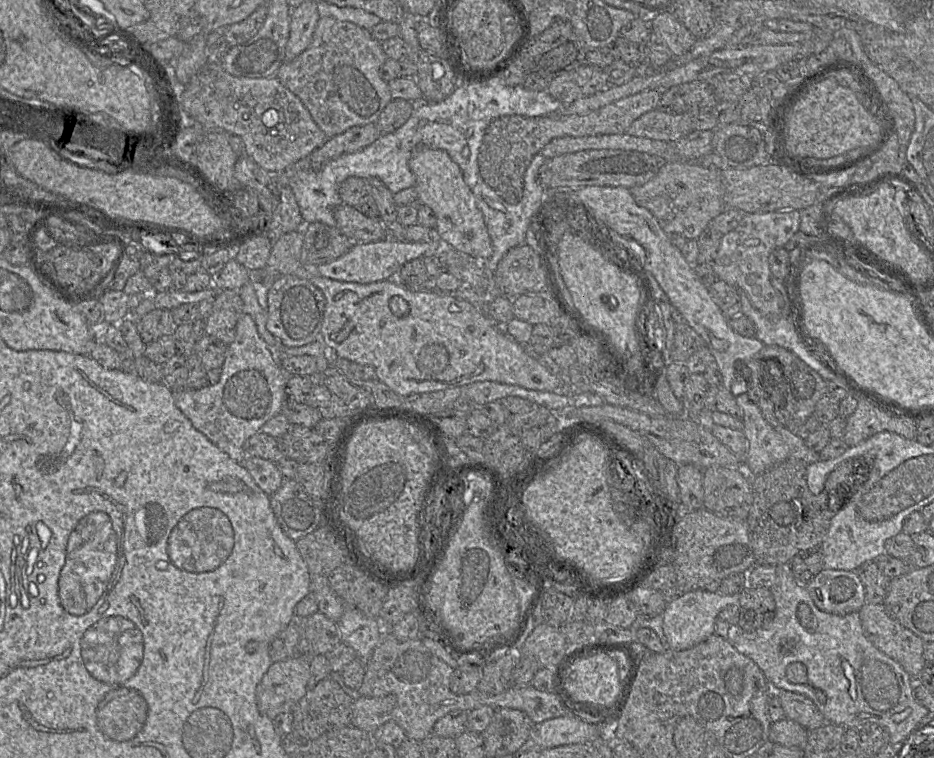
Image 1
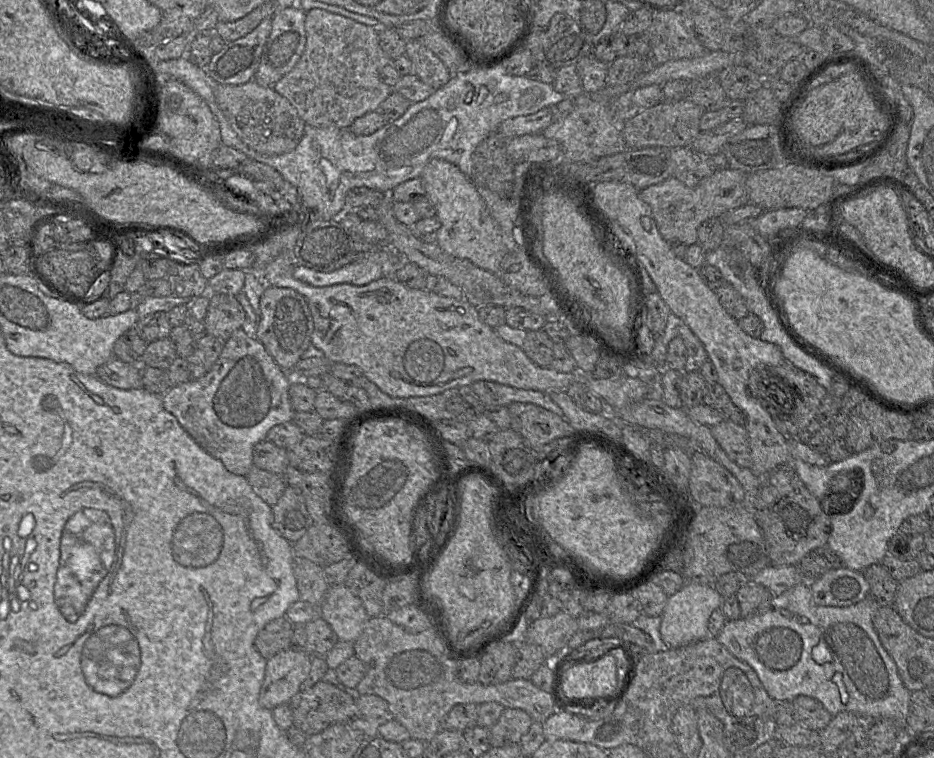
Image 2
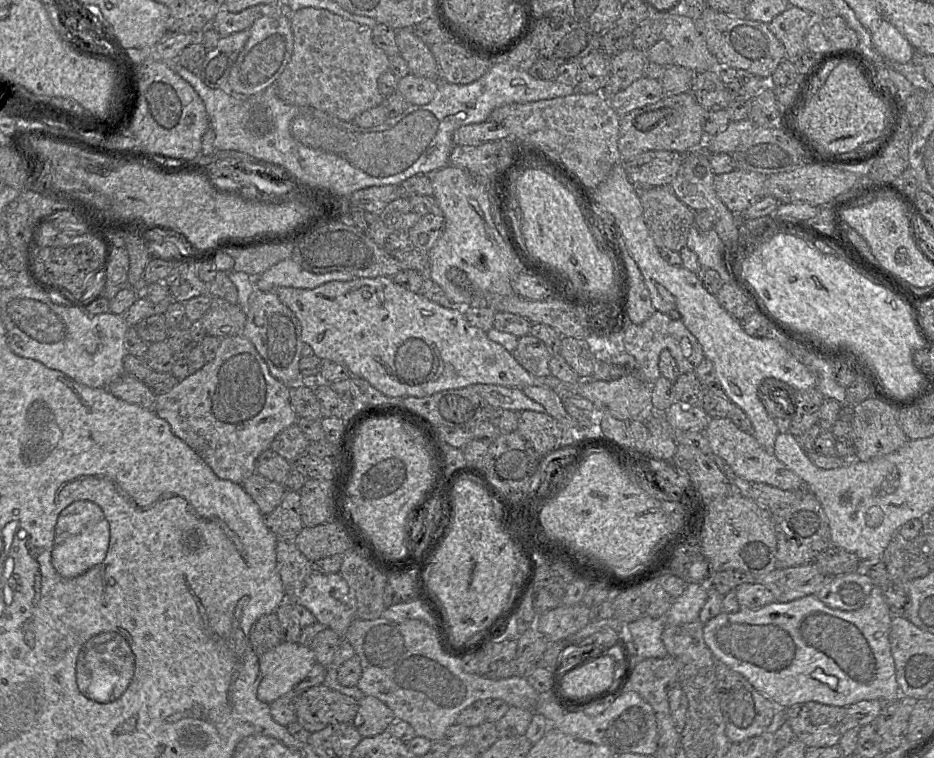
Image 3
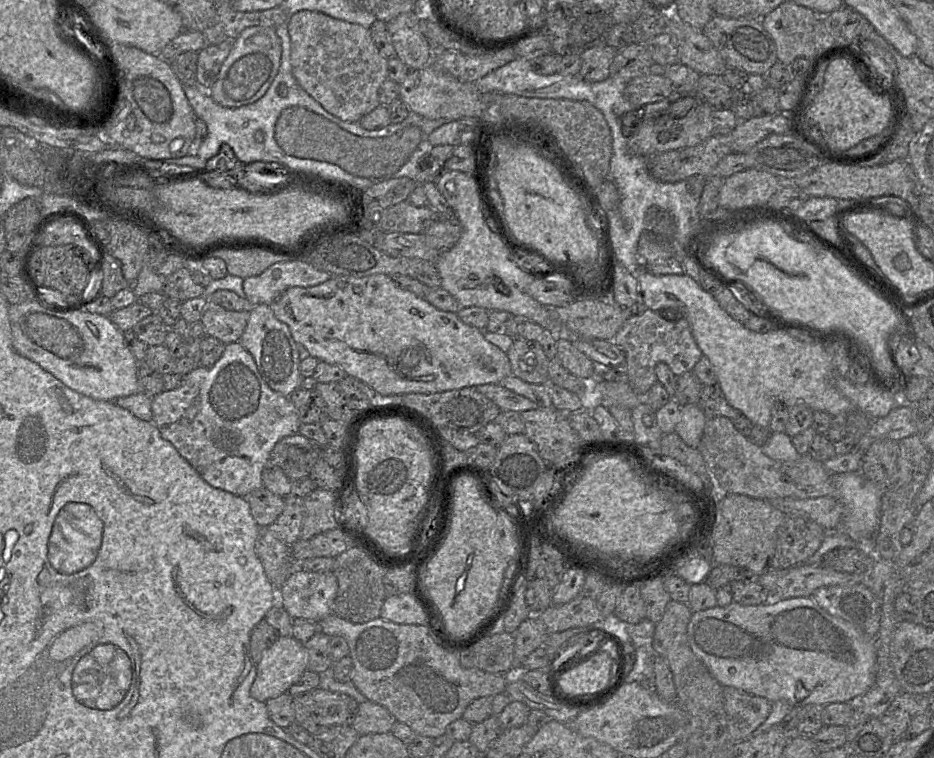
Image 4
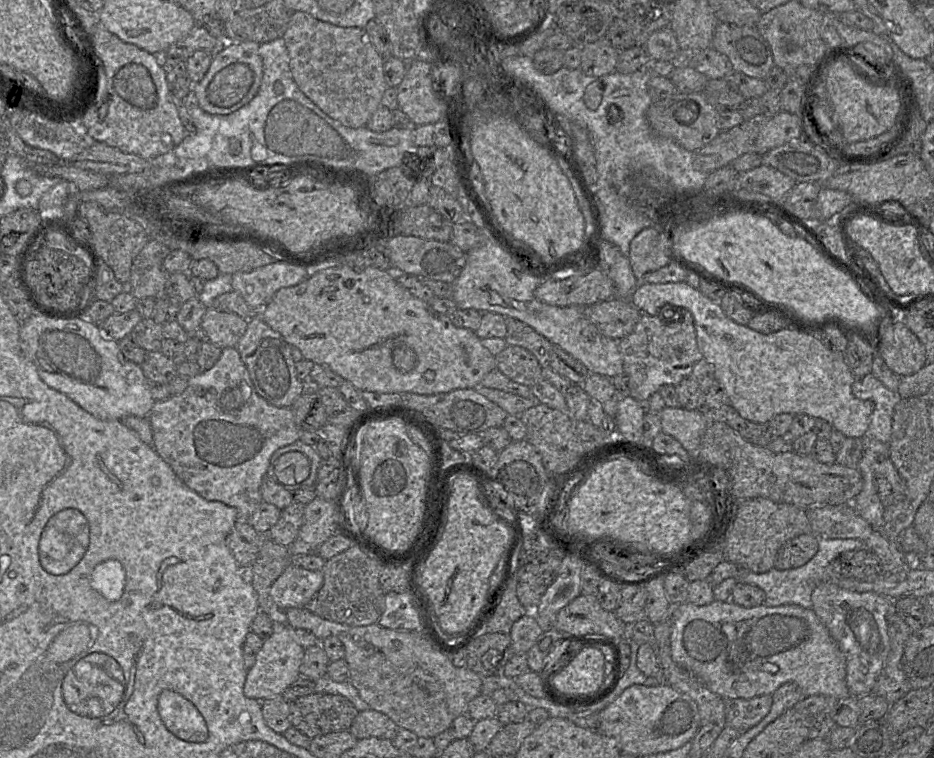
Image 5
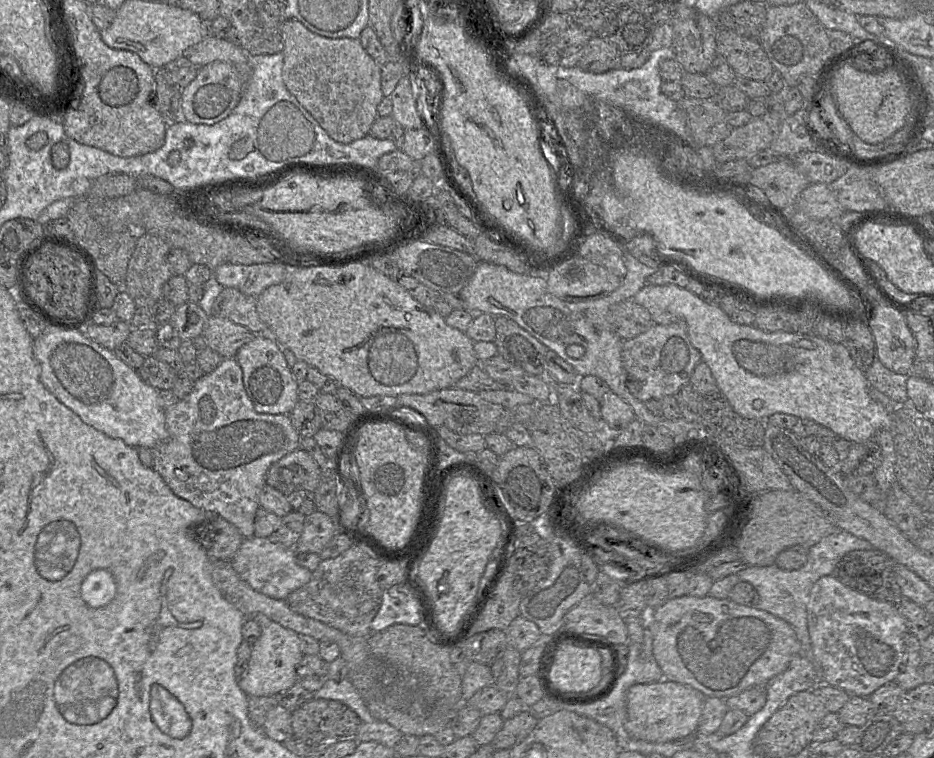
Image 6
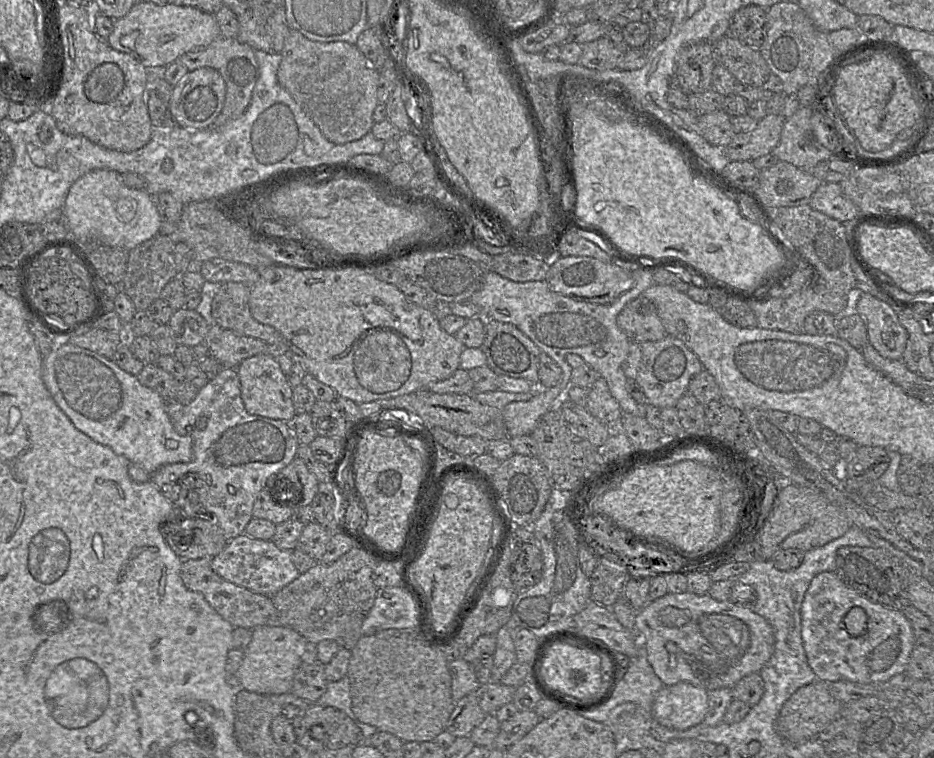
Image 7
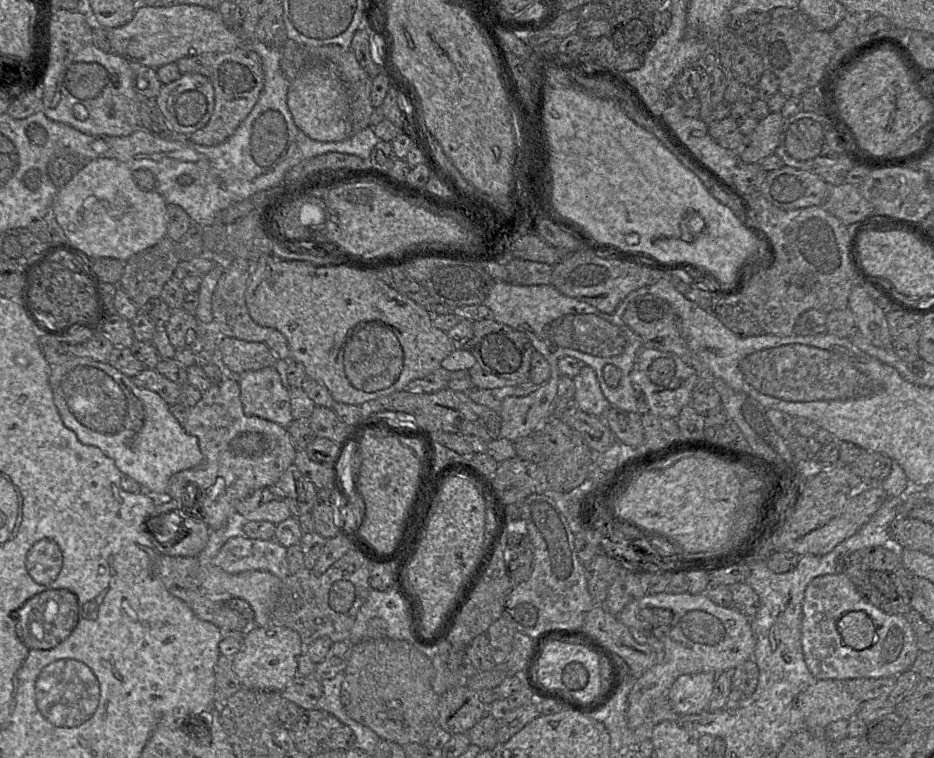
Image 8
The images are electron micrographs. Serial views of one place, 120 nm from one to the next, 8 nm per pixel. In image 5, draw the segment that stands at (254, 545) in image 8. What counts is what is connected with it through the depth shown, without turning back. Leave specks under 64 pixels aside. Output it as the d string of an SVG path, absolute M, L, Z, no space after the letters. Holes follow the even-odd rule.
M289 564L267 591L267 598L279 610L304 608L323 584L321 570L307 570Z

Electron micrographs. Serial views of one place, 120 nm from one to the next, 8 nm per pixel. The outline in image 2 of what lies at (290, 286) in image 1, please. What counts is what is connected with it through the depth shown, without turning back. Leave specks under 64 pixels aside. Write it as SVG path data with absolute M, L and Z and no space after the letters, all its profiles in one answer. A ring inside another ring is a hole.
M269 286L260 298L260 316L255 337L263 344L275 362L285 371L291 371L311 345L313 319L306 299L296 290Z

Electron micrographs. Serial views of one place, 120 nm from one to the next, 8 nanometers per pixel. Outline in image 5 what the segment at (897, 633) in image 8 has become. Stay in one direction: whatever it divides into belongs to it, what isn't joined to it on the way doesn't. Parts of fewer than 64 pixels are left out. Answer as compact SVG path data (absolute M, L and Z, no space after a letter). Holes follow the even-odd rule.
M831 581L819 583L811 600L813 611L845 656L846 684L850 696L860 697L870 693L890 650L887 619L893 600L874 592L850 591Z

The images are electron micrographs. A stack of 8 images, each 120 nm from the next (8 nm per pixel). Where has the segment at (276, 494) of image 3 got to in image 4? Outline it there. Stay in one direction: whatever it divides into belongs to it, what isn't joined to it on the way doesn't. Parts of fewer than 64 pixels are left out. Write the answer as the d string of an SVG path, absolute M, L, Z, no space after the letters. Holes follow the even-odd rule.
M264 486L242 497L246 498L251 515L260 529L266 529L284 509L284 498L275 495Z

